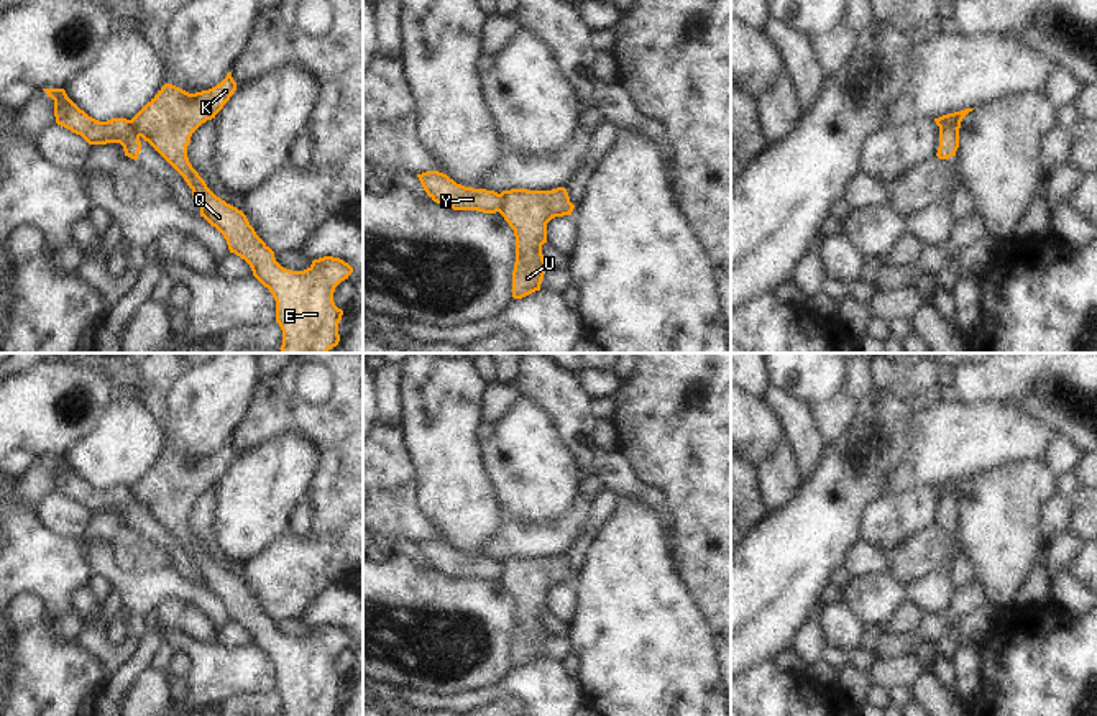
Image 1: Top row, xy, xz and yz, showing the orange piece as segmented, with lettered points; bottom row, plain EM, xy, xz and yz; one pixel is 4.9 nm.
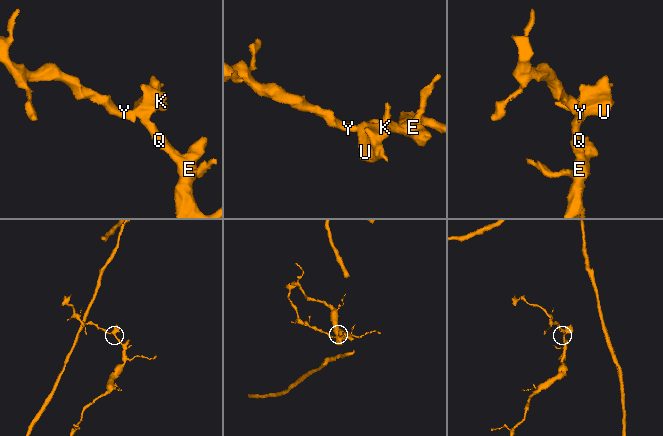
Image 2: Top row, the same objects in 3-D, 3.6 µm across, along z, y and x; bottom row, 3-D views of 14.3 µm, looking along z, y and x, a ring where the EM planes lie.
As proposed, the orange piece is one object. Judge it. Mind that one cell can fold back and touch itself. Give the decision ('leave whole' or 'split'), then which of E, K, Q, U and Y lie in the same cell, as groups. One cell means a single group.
split; E K Q U / Y

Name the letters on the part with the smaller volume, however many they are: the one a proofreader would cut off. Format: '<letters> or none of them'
Y

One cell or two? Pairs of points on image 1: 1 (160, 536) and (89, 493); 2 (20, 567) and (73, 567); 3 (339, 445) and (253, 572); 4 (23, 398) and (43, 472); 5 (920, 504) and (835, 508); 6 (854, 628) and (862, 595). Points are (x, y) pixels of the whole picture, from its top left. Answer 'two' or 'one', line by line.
1: one
2: one
3: one
4: two
5: two
6: two

